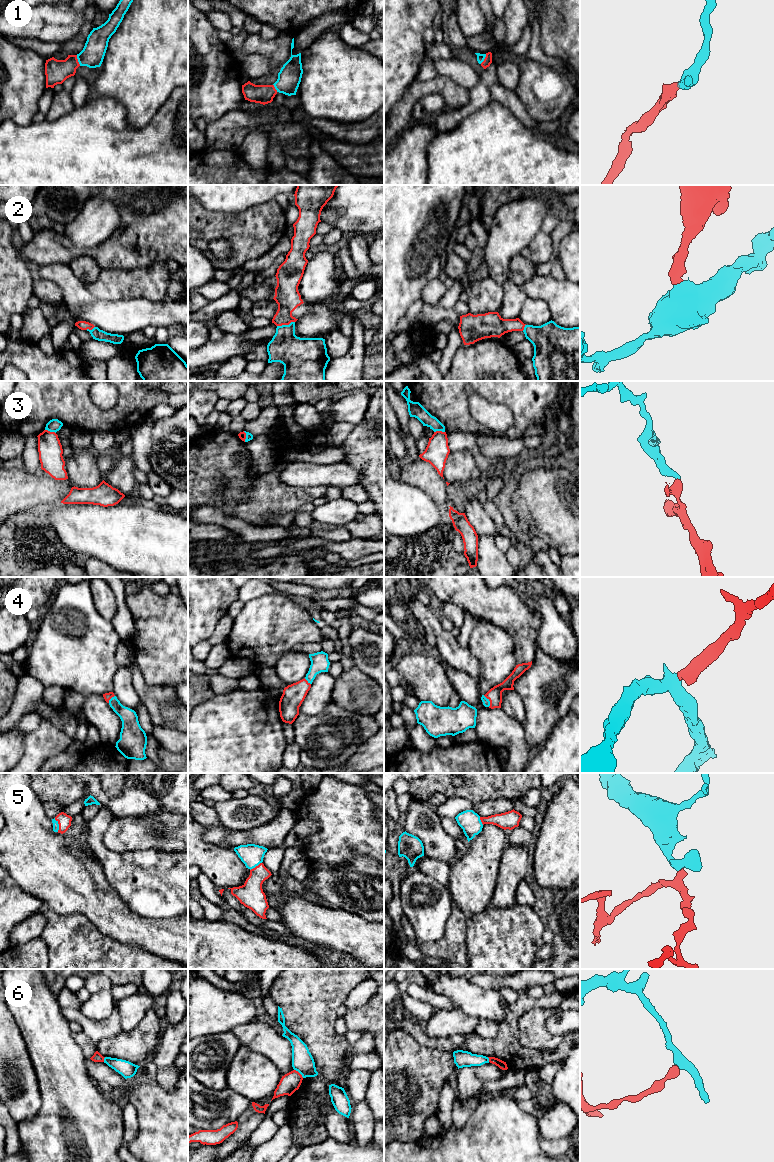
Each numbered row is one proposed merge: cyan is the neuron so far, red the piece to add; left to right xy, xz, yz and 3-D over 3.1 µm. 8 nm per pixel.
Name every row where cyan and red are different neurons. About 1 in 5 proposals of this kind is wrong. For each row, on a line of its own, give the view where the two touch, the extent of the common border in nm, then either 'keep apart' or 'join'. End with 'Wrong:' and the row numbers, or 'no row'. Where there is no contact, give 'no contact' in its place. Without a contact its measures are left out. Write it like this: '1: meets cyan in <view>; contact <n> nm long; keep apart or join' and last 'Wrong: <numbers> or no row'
1: meets cyan in xy; contact 90 nm long; join
2: meets cyan in xz; contact 150 nm long; join
3: meets cyan in xy; contact 90 nm long; keep apart
4: meets cyan in yz; contact 110 nm long; join
5: meets cyan in xy; contact 120 nm long; join
6: meets cyan in xz; contact 100 nm long; keep apart
Wrong: 3, 6

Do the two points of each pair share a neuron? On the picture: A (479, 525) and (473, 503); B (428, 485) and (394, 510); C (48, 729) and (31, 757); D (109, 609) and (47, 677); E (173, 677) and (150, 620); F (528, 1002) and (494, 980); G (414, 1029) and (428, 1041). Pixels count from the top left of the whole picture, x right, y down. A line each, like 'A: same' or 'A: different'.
A: same
B: different
C: same
D: different
E: same
F: different
G: same

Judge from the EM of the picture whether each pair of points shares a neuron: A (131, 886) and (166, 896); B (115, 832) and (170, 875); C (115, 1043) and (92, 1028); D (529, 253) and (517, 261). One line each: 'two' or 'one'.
A: one
B: two
C: two
D: two

